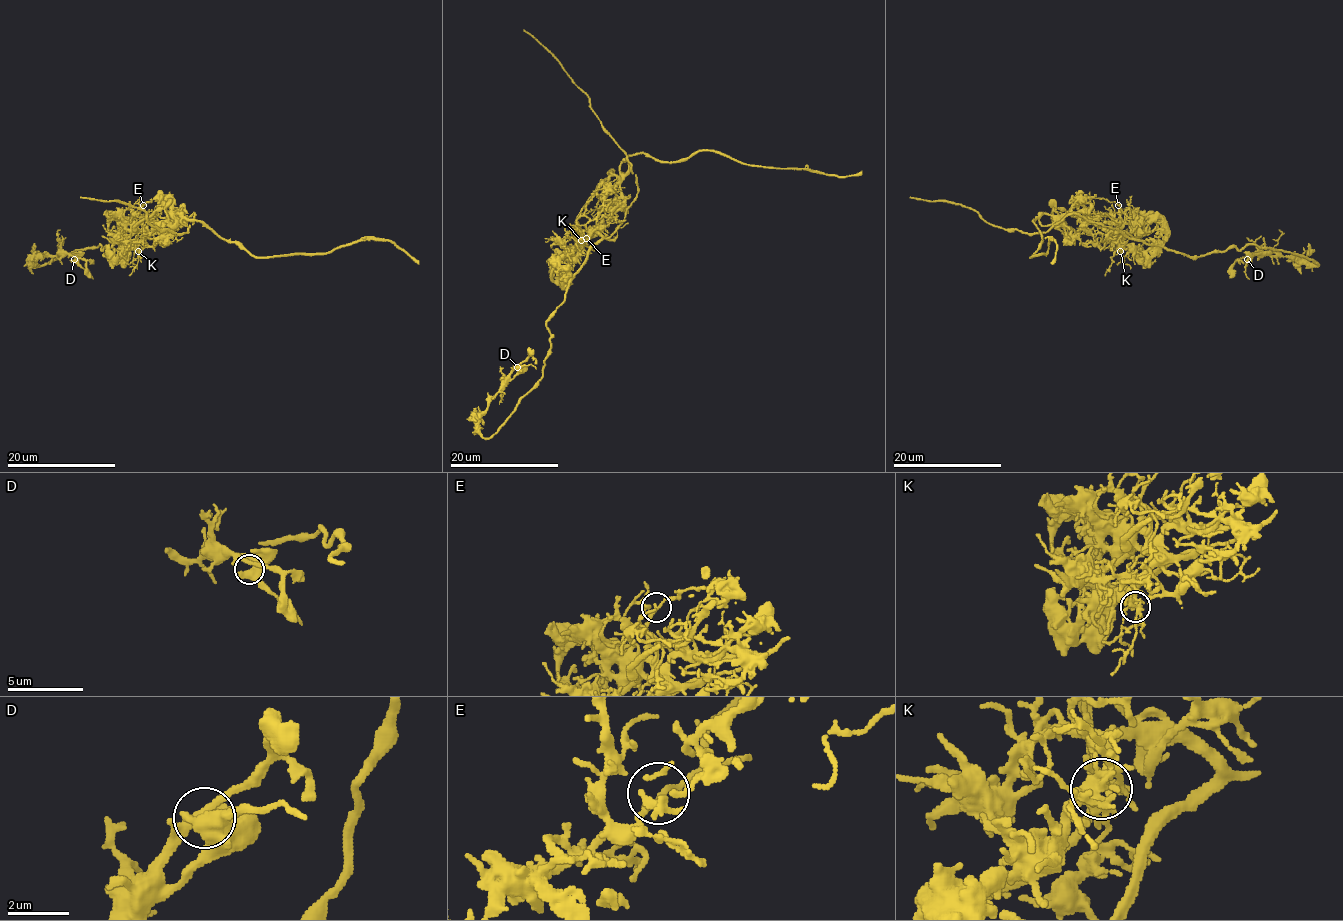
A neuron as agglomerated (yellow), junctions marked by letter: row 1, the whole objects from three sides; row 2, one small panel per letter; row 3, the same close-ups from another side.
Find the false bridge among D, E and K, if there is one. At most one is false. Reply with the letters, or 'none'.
E

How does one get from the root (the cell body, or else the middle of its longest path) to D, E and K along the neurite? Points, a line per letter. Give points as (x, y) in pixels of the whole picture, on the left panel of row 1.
D: (158, 232), (113, 256), (105, 256), (107, 248), (98, 244), (36, 263), (43, 256), (67, 254), (74, 259)
E: (158, 232), (151, 232), (143, 224), (141, 218), (143, 205)
K: (158, 232), (143, 235), (139, 239), (138, 251)

